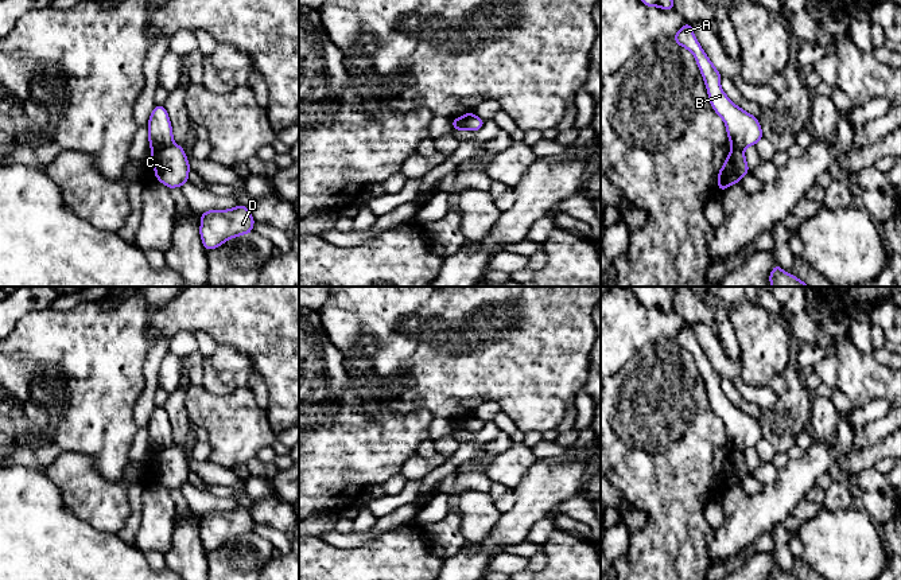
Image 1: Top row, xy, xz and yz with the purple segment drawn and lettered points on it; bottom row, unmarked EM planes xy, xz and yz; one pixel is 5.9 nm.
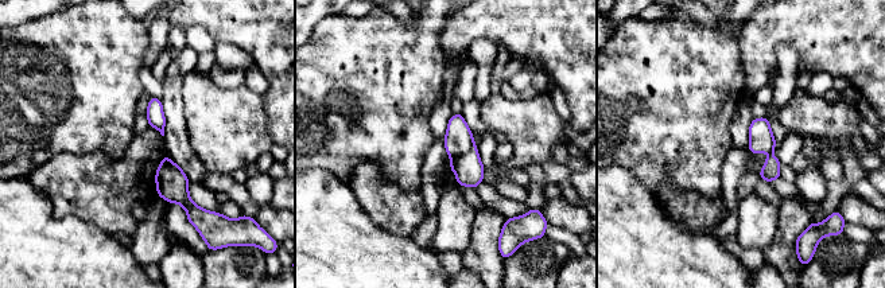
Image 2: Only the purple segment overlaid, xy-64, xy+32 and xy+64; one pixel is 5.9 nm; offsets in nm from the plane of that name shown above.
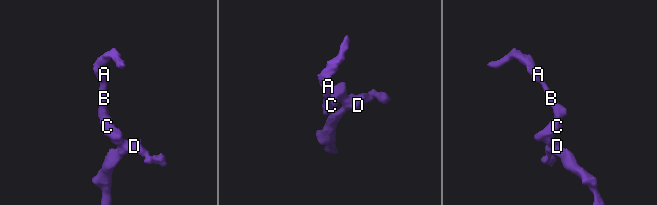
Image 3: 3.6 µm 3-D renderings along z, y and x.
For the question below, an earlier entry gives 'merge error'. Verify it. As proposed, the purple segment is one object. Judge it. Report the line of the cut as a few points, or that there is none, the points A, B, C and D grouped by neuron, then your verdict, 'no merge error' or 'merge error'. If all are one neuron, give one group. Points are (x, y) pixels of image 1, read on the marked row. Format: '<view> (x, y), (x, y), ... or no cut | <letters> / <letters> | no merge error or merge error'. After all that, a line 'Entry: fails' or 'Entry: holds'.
xy (173, 143), (152, 152) | A B / C D | merge error
Entry: holds

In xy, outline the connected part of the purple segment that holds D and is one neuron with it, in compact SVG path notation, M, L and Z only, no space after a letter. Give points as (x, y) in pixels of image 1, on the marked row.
M244 205L229 210L209 210L201 214L199 234L206 250L215 249L228 240L251 234L255 219Z

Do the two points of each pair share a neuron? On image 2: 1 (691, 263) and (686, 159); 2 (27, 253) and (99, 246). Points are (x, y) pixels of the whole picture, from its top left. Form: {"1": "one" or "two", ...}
{"1": "two", "2": "one"}

